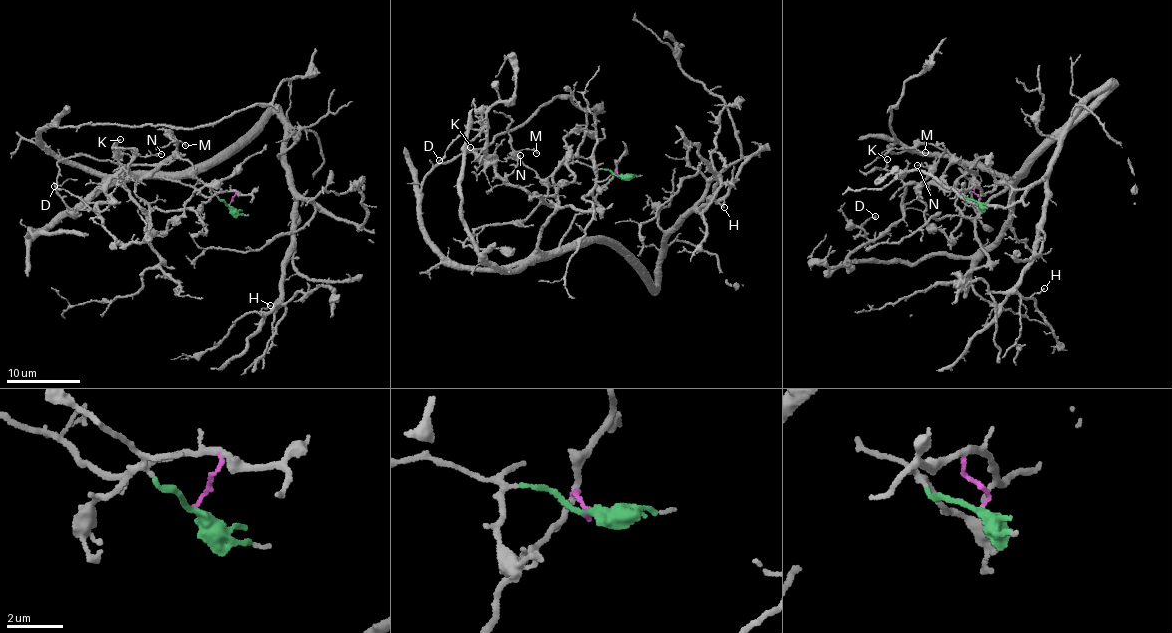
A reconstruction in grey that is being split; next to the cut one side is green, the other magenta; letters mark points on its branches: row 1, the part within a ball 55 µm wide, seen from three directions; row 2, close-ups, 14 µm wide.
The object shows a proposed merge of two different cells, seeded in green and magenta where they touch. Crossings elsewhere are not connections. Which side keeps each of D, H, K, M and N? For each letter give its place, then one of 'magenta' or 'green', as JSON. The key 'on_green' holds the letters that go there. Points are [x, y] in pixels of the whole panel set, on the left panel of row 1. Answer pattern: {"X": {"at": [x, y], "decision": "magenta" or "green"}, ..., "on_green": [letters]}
{"D": {"at": [54, 186], "decision": "green"}, "H": {"at": [270, 305], "decision": "magenta"}, "K": {"at": [120, 139], "decision": "green"}, "M": {"at": [185, 145], "decision": "green"}, "N": {"at": [161, 154], "decision": "green"}, "on_green": ["D", "K", "M", "N"]}

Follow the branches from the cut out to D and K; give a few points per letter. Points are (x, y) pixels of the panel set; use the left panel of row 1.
D: (228, 206), (179, 158), (156, 165), (138, 179), (123, 167), (110, 181), (98, 215), (54, 187)
K: (228, 206), (204, 185), (189, 163), (179, 158), (134, 179), (120, 165), (112, 148), (121, 139)

